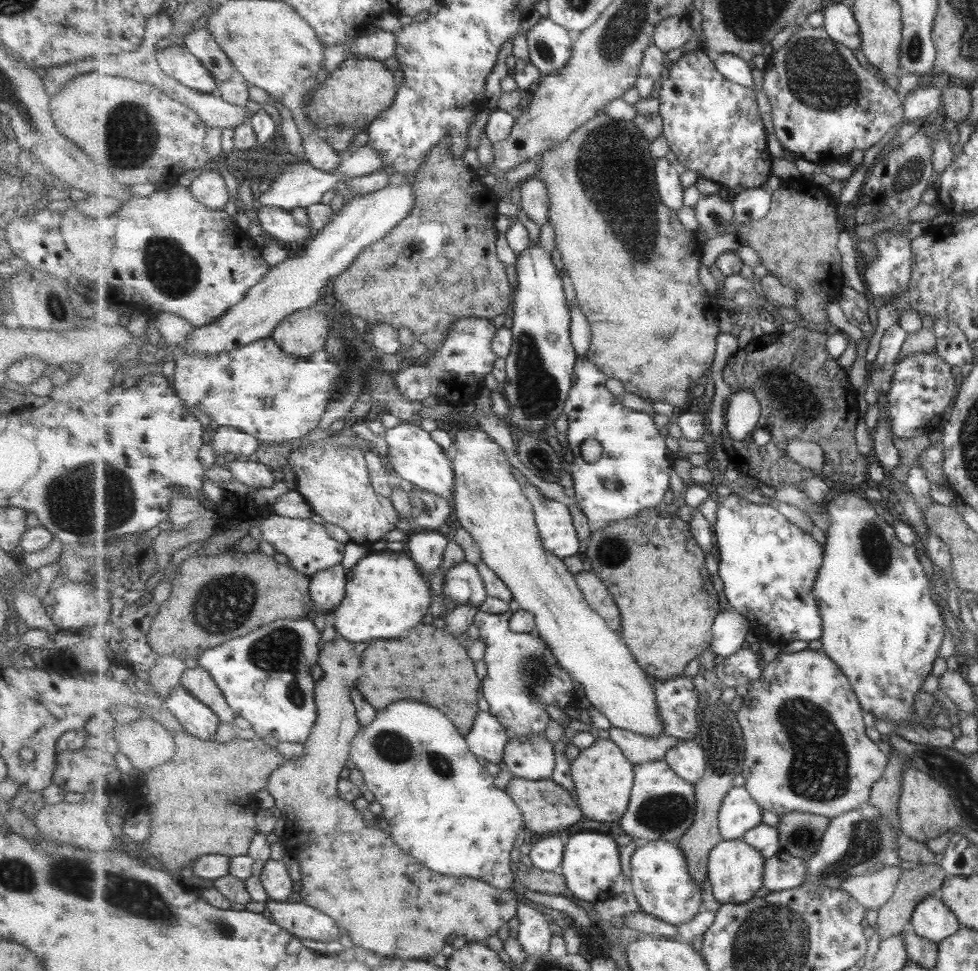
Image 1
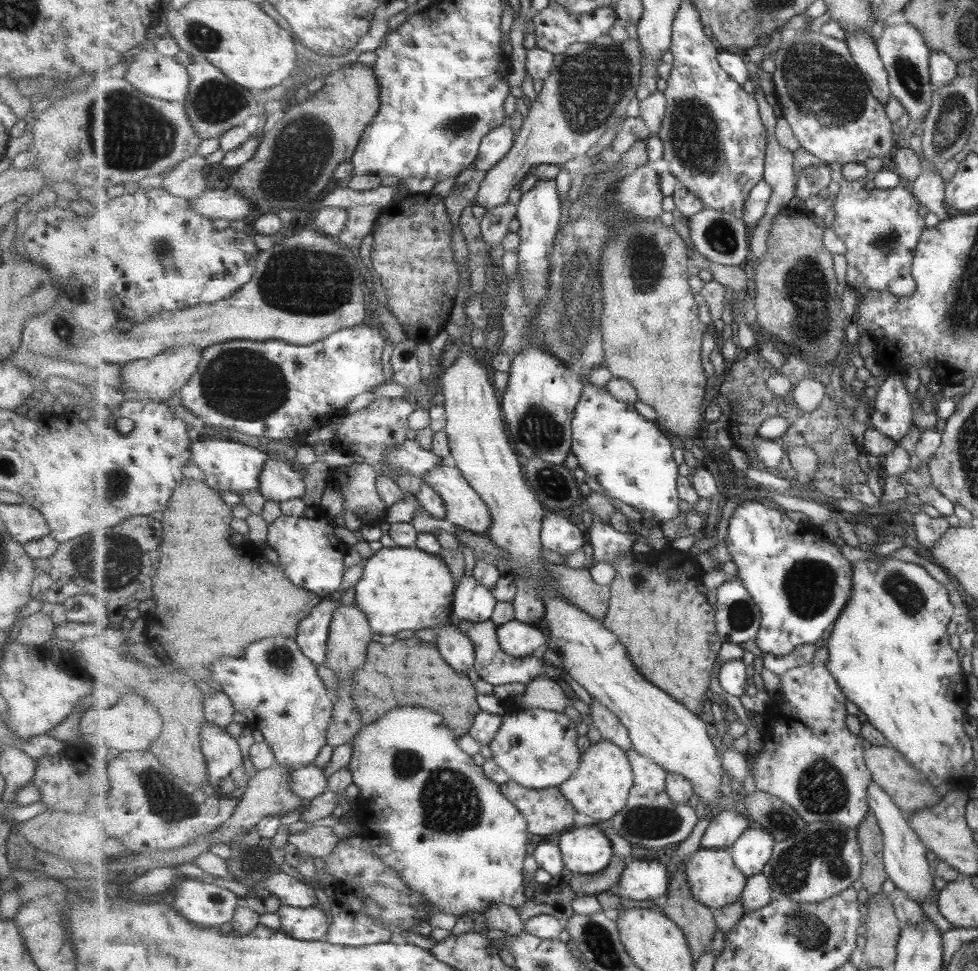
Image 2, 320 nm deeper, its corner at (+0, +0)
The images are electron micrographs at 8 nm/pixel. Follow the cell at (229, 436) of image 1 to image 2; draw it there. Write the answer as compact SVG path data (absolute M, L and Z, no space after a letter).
M202 437L191 445L192 460L204 472L204 481L219 492L260 492L264 466L270 455L264 448L254 448L229 439Z

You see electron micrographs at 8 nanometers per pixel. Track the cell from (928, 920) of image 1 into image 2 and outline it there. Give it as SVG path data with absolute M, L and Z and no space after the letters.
M871 781L868 791L870 810L877 817L884 834L884 863L890 880L898 887L898 890L902 890L909 898L921 904L924 898L937 894L937 890L933 887L932 865L925 859L926 847L923 846L918 835L911 830L905 814L899 810L899 806L893 802L893 798L878 782Z

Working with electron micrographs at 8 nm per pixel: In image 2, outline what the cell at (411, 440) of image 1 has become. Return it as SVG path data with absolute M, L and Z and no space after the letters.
M444 463L424 476L427 481L442 497L447 505L447 518L457 528L470 531L477 535L486 536L491 531L493 518L491 518L490 506L482 499L482 496L471 486L464 477L462 470L455 463Z

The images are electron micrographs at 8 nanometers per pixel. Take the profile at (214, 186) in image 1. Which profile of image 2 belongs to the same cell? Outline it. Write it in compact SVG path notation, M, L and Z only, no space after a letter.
M199 154L182 160L173 172L163 174L163 187L167 192L186 199L196 199L215 185L213 179L205 178L205 157Z

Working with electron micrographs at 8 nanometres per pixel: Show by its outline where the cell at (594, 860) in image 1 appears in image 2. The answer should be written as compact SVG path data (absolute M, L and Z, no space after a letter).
M581 826L565 830L561 836L565 866L575 874L601 872L614 859L614 844L597 826Z

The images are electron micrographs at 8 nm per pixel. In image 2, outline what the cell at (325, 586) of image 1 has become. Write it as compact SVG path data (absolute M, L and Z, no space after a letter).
M323 597L319 606L312 612L299 627L296 641L301 651L315 665L327 664L327 645L330 640L330 624L334 617L338 601L331 601L329 597Z

